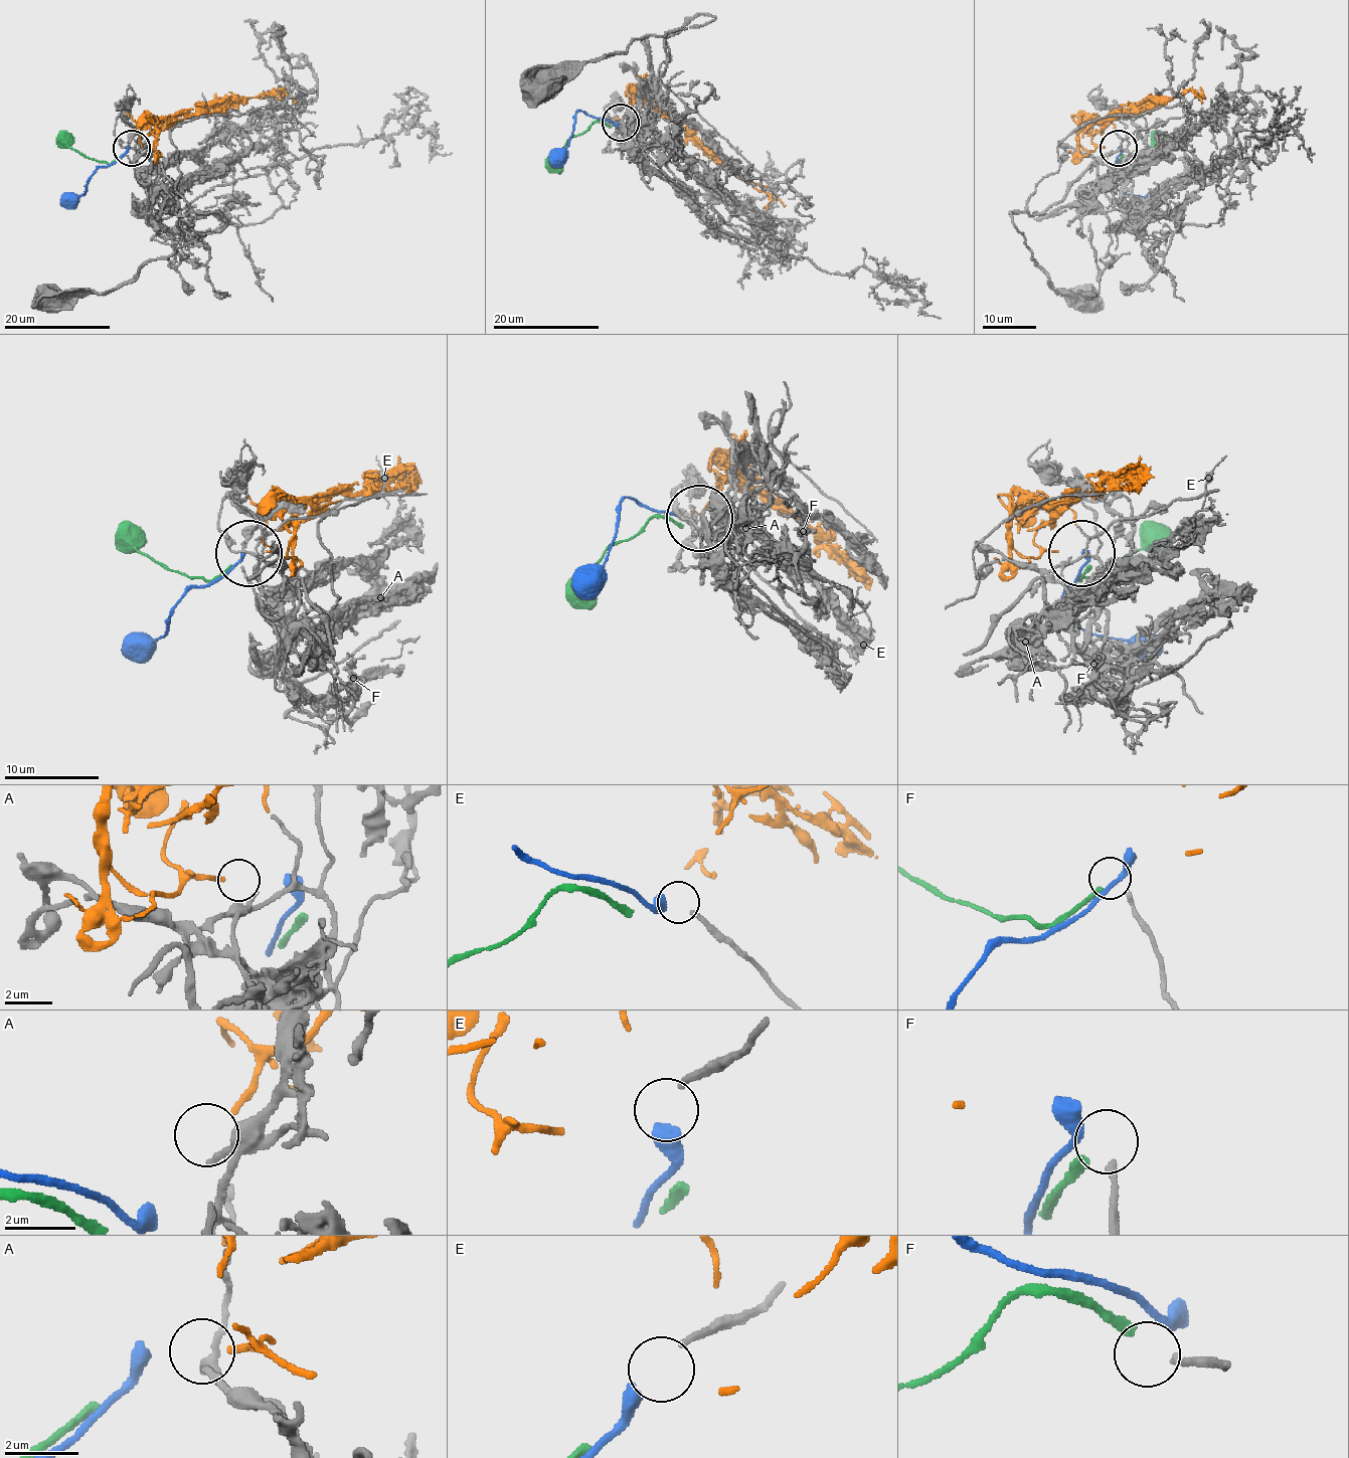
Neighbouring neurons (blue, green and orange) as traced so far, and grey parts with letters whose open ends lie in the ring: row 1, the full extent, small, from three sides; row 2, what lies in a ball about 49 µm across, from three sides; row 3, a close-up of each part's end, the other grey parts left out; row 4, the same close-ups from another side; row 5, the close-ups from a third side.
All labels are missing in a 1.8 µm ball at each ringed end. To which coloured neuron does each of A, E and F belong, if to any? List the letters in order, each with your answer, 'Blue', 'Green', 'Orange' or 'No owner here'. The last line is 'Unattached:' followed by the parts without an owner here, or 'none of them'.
A: Orange
E: Blue
F: Green
Unattached: none of them

